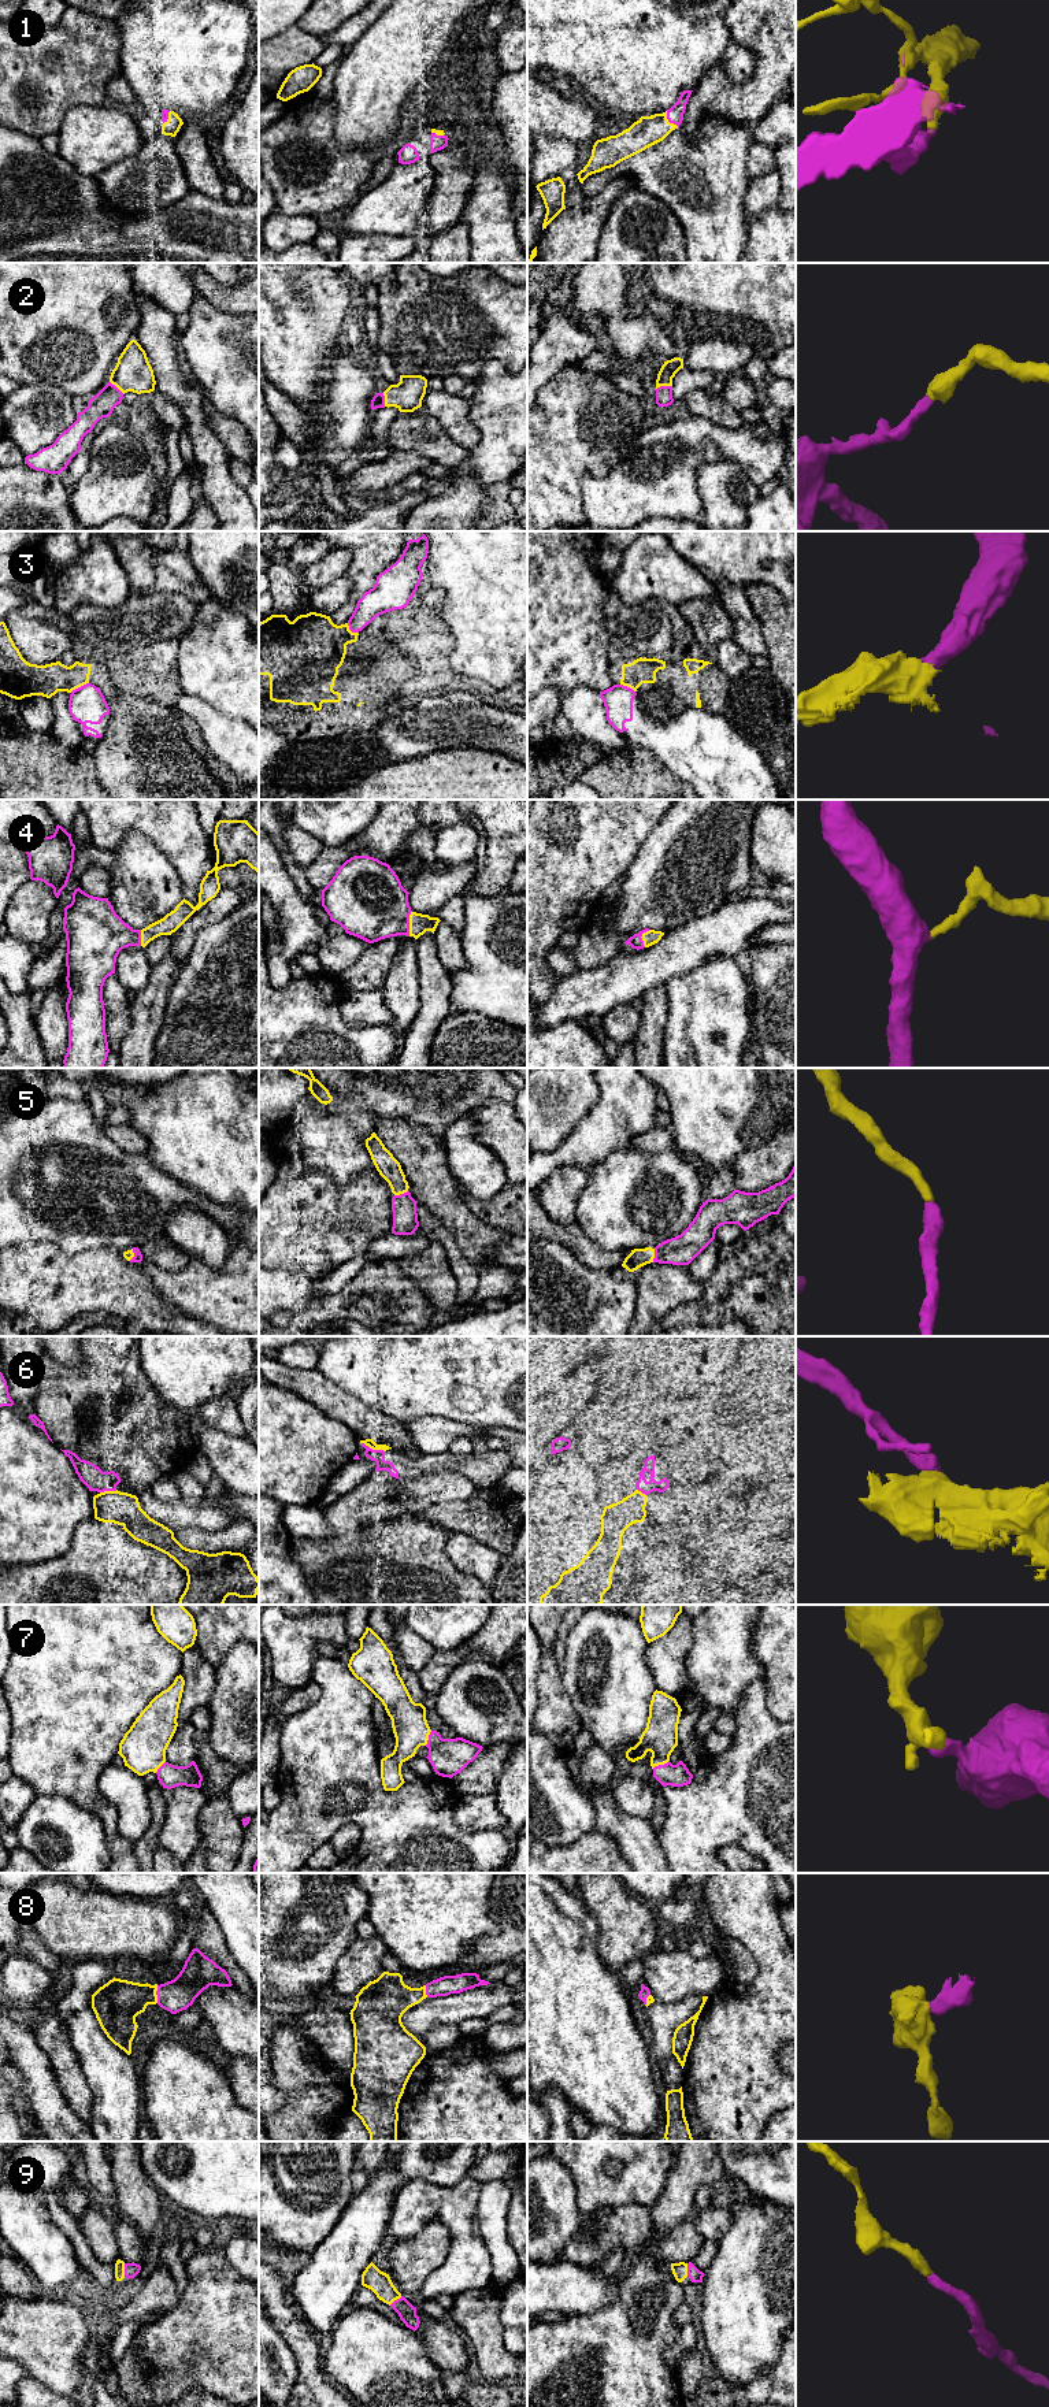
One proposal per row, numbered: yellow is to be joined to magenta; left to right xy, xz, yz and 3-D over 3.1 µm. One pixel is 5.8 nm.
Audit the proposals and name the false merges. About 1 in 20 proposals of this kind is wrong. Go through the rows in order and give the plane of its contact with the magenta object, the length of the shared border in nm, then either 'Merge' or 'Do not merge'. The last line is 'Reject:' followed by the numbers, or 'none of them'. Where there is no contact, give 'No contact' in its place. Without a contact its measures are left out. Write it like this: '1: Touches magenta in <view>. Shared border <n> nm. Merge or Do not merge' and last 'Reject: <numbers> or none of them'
1: Touches magenta in yz. Shared border 120 nm. Merge
2: Touches magenta in yz. Shared border 100 nm. Merge
3: Touches magenta in xy. Shared border 130 nm. Do not merge
4: Touches magenta in xz. Shared border 150 nm. Merge
5: Touches magenta in xz. Shared border 90 nm. Merge
6: Touches magenta in xz. Shared border 150 nm. Do not merge
7: Touches magenta in yz. Shared border 120 nm. Merge
8: Touches magenta in xy. Shared border 100 nm. Merge
9: Touches magenta in xy. Shared border 70 nm. Merge
Reject: 3, 6

